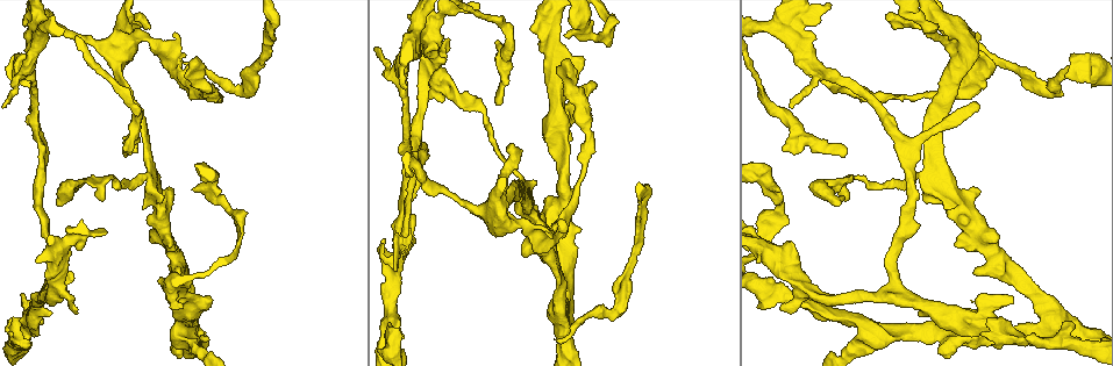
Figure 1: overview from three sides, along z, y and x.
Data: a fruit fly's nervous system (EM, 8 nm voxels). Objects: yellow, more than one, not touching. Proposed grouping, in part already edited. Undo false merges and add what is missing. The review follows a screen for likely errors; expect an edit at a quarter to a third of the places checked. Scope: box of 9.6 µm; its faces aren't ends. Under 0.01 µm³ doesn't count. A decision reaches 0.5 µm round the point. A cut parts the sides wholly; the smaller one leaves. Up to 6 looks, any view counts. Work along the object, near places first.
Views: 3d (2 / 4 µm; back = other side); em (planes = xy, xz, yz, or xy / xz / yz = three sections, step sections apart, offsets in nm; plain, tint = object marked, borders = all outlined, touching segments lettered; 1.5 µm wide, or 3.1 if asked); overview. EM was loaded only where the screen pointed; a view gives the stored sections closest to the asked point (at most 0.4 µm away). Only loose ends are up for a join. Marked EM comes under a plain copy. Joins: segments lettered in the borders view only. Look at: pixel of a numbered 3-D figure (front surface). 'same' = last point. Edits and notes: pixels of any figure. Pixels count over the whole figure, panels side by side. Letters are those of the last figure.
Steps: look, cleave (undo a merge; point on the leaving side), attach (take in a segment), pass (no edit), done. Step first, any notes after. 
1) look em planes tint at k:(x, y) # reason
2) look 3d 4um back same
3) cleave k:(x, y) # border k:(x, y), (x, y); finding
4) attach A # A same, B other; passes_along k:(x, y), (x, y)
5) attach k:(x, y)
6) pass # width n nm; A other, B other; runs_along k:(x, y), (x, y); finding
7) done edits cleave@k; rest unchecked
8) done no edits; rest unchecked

look em planes borders at 1:(556, 342) # an open end

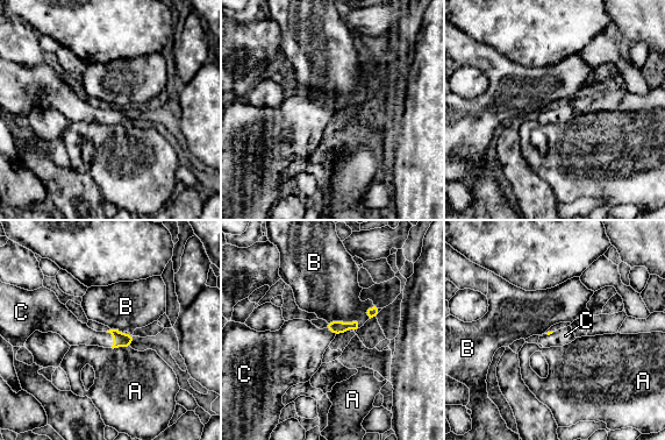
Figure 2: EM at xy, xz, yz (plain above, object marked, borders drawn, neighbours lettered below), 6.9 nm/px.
attach C # A other, B other, C same; passes_along 2:(120, 340), (113, 339), (78, 333); it goes on there

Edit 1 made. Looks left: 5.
look em xy step 4 tint at 1:(154, 45) # narrows sharply

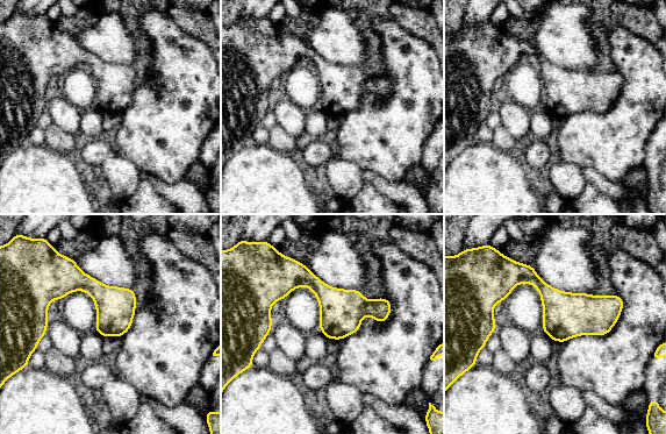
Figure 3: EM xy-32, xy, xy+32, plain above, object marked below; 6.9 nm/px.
look em planes borders same # another direction

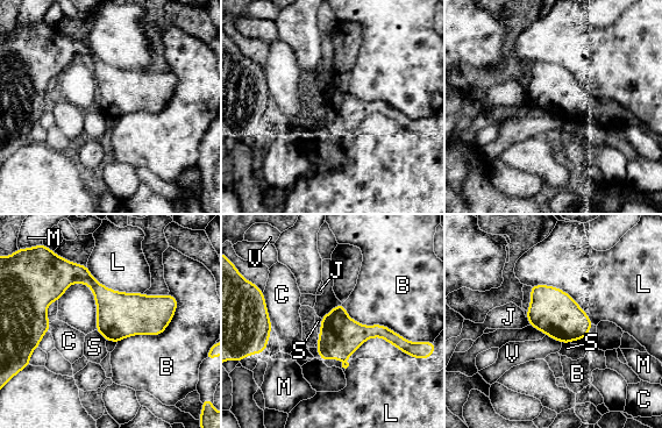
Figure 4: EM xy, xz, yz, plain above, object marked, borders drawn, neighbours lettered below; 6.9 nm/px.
pass # B other, C other, J other, L other, M other, S other, V other; border 4:(531, 285), (563, 290), (593, 323); continuous, no second neuron

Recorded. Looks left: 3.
look 3d 2um at 1:(405, 236) # thin end

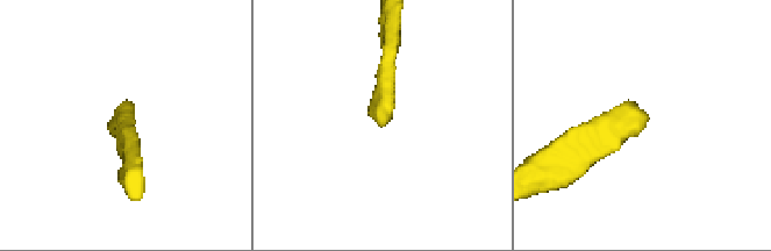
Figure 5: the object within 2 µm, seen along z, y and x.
look em xy step 8 borders at 5:(635, 109) # need the tissue

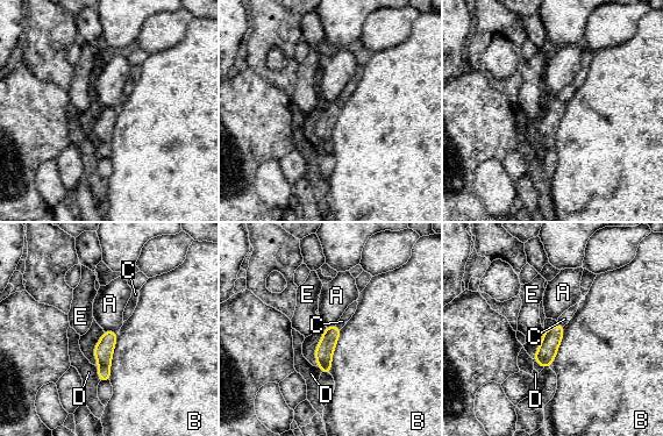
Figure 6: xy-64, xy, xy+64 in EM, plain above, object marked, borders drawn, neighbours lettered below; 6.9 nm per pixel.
pass # A other, B other, C other, D other, E other; border 6:(119, 333), (115, 340), (109, 380); none of them fits

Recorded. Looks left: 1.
done edits attach@2; rest unchecked

